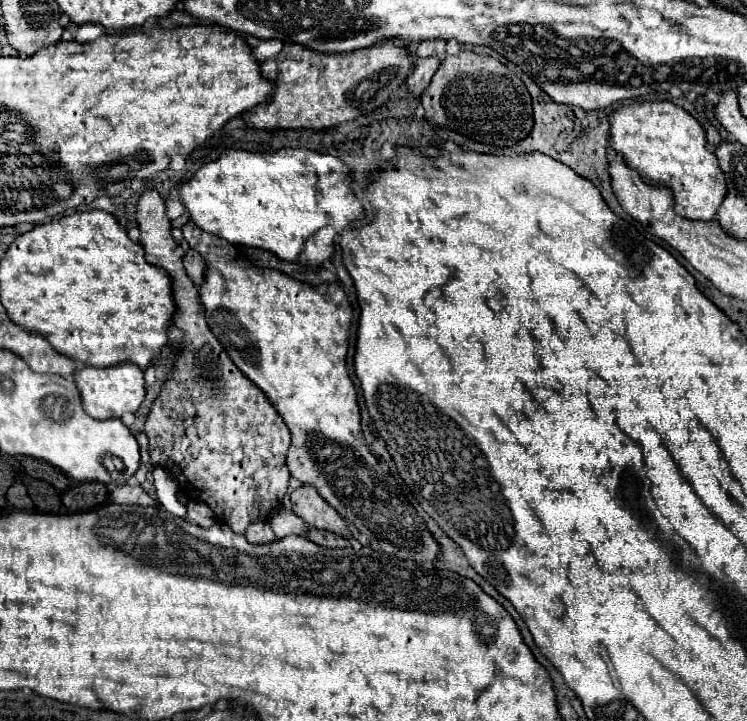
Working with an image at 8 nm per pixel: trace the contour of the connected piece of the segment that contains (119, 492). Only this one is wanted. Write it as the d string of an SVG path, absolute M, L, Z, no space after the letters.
M128 483L128 485L122 485L122 487L116 487L112 489L110 493L110 499L114 503L120 503L120 505L142 505L142 507L154 507L158 505L156 499L152 499L138 483Z

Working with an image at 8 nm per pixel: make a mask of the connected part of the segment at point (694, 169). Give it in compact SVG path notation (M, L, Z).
M670 101L632 103L616 109L608 117L612 149L622 155L628 167L634 167L642 181L668 187L674 195L674 211L686 219L714 219L720 199L726 195L724 175L716 155L706 149L706 133L700 123L684 109Z

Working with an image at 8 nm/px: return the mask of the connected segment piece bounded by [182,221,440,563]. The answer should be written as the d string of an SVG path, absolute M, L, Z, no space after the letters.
M188 221L182 227L182 233L188 245L208 261L206 281L200 287L200 301L204 305L210 331L218 337L234 365L258 389L262 389L292 433L292 445L288 451L288 469L292 477L314 485L316 491L342 515L342 519L346 519L352 537L364 547L394 555L402 561L410 559L434 563L440 555L440 545L414 505L400 493L398 481L386 477L386 471L378 465L376 455L362 435L358 397L346 369L352 307L342 287L336 283L310 287L308 283L300 283L274 269L242 265L242 257L230 243L202 231L194 221Z

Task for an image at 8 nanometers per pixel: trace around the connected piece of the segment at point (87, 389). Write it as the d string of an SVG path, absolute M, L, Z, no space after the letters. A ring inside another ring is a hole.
M120 363L118 369L84 367L74 373L74 381L82 393L84 411L90 413L94 419L110 419L122 417L124 413L136 413L146 395L144 371L138 369L134 363Z

